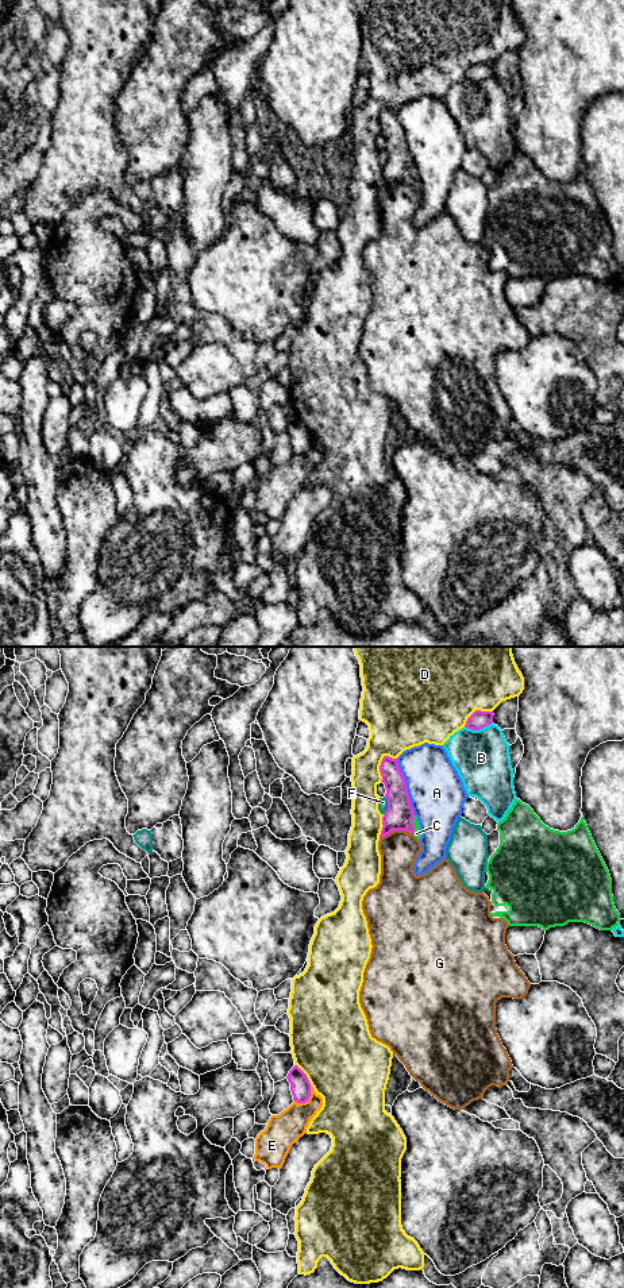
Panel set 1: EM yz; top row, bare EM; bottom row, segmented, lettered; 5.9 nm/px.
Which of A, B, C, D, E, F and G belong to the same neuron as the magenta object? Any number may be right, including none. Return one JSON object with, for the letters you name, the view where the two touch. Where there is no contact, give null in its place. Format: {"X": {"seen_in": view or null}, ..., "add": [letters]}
{"C": {"seen_in": "yz"}, "add": ["C"]}

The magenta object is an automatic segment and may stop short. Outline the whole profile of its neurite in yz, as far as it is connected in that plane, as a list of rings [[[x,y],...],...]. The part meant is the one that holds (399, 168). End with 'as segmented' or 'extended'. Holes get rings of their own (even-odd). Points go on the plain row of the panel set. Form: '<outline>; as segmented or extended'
[[[384,108],[380,124],[382,128],[381,134],[386,140],[385,150],[388,151],[388,162],[382,169],[384,178],[380,190],[393,182],[405,182],[420,192],[420,177],[411,158],[407,135],[398,120],[397,111]]]; extended

